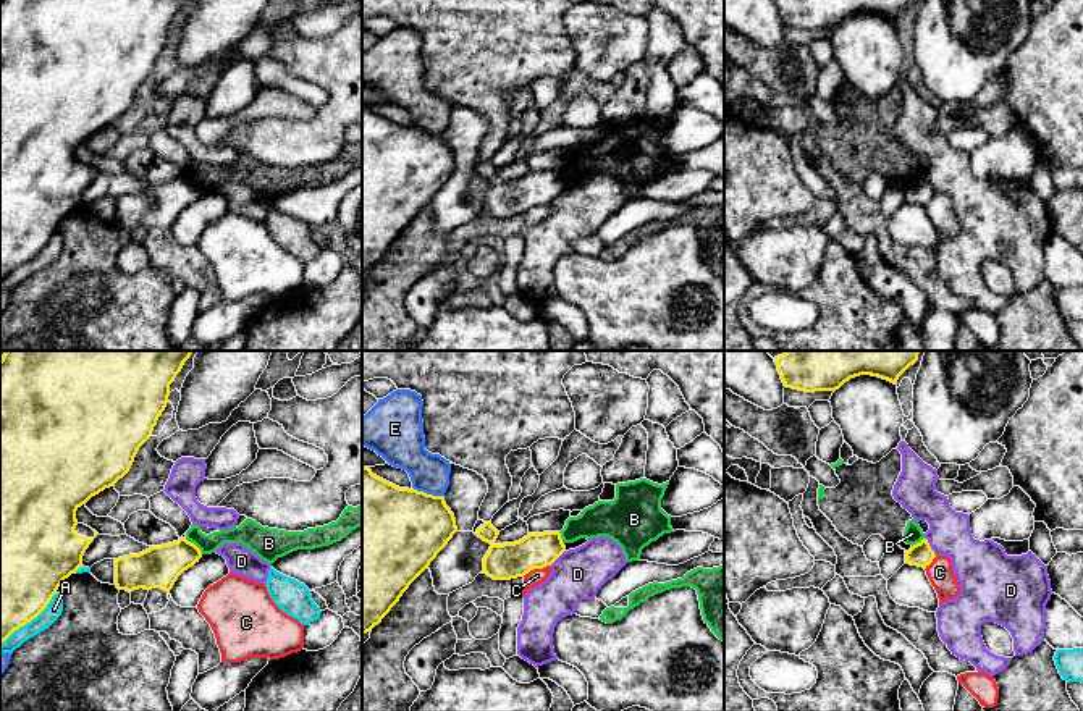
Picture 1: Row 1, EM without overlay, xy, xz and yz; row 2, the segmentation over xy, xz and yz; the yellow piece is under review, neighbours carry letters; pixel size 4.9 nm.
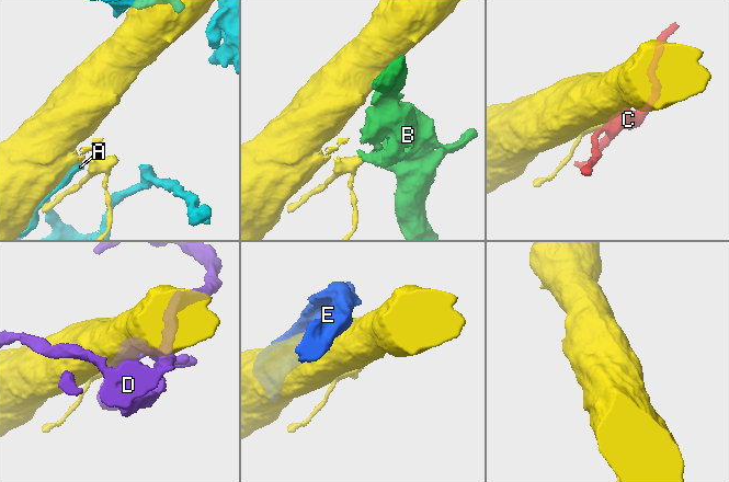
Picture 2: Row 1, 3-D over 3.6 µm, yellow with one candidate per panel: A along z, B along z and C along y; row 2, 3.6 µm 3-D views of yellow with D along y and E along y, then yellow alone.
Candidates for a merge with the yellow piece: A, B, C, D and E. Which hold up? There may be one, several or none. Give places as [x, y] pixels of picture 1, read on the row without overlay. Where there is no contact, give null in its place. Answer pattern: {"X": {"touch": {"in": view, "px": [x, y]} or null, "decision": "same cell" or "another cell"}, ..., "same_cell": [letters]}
{"A": {"touch": {"in": "xy", "px": [29, 259]}, "decision": "another cell"}, "B": {"touch": {"in": "xy", "px": [194, 183]}, "decision": "another cell"}, "C": {"touch": {"in": "xz", "px": [535, 206]}, "decision": "another cell"}, "D": {"touch": {"in": "yz", "px": [930, 185]}, "decision": "another cell"}, "E": {"touch": {"in": "xz", "px": [425, 131]}, "decision": "another cell"}, "same_cell": []}

